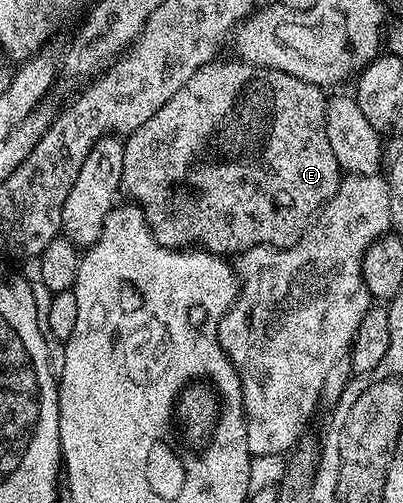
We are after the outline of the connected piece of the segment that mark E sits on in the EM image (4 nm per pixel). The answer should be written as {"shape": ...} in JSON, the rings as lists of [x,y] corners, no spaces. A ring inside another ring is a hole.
{"shape":[[[215,62],[200,66],[144,126],[129,133],[124,140],[124,174],[122,186],[127,196],[137,207],[142,209],[150,230],[164,246],[175,250],[186,250],[193,246],[198,250],[213,252],[215,256],[234,258],[261,244],[272,248],[291,248],[310,229],[314,217],[321,212],[323,206],[336,194],[338,185],[344,179],[344,173],[338,167],[336,154],[332,154],[332,145],[326,133],[326,102],[327,93],[312,82],[304,82],[300,78],[292,78],[292,74],[284,74],[280,70],[258,68],[254,64],[233,62],[222,64]]]}

